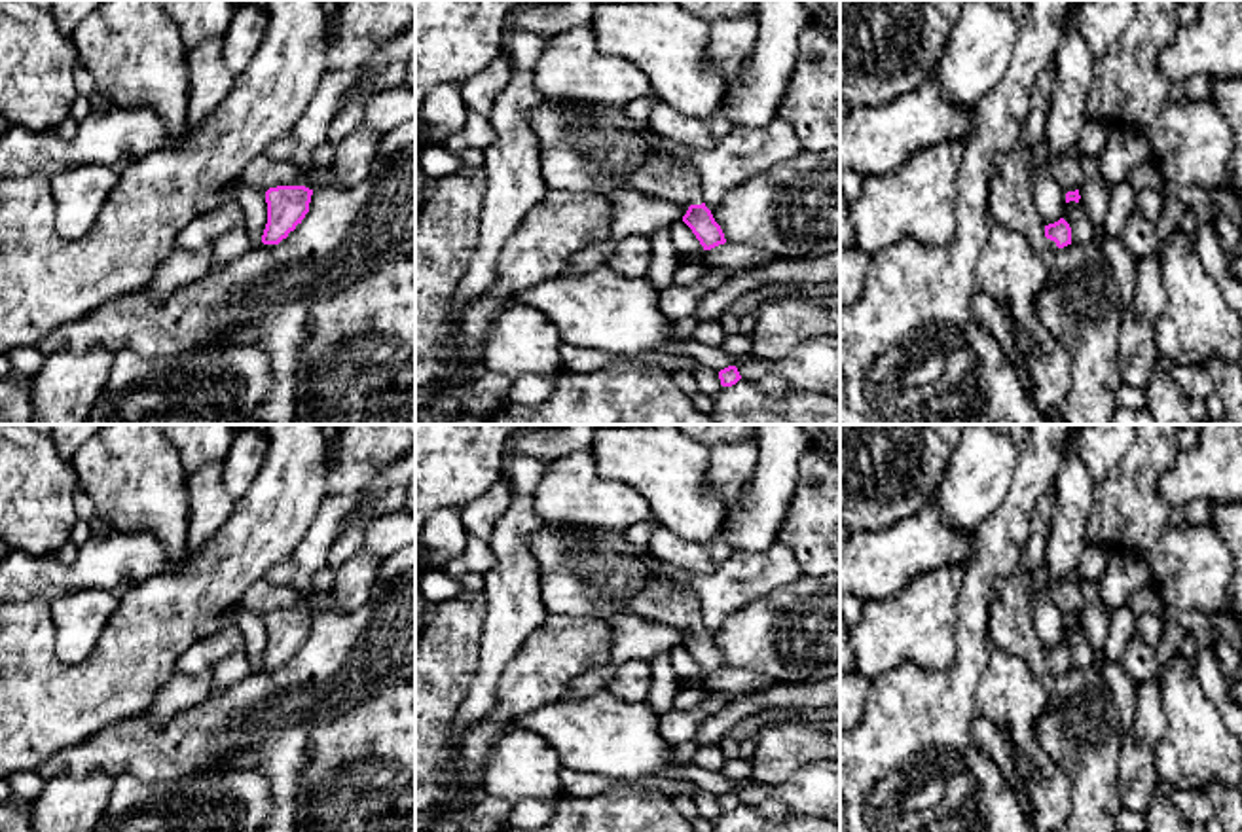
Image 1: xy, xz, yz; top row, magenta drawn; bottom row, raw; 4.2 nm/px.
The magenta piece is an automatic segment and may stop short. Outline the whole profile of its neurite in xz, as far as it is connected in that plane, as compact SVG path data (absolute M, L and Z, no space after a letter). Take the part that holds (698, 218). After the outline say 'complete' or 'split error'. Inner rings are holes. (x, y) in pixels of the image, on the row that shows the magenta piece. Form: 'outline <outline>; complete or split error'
outline M540 102L527 114L531 131L540 144L540 176L550 190L584 191L609 197L612 191L628 190L654 199L686 205L683 222L692 229L703 250L724 244L724 233L715 222L702 197L696 169L667 155L664 138L648 125L628 118L624 108L559 108Z; split error

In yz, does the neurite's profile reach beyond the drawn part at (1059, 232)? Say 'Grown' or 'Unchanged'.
Grown

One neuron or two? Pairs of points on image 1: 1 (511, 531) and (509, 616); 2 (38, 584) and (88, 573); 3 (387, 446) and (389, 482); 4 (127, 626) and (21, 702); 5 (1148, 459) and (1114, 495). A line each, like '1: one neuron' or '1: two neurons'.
1: one neuron
2: one neuron
3: two neurons
4: one neuron
5: one neuron

